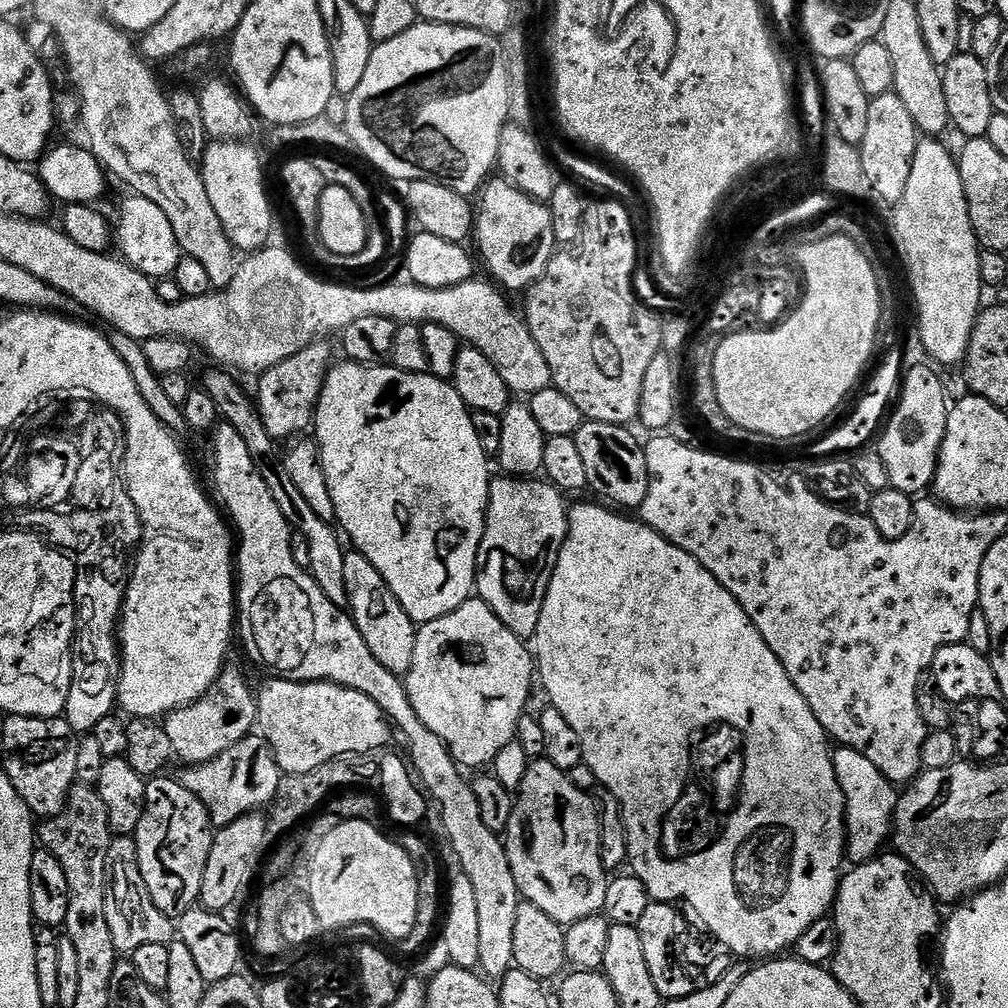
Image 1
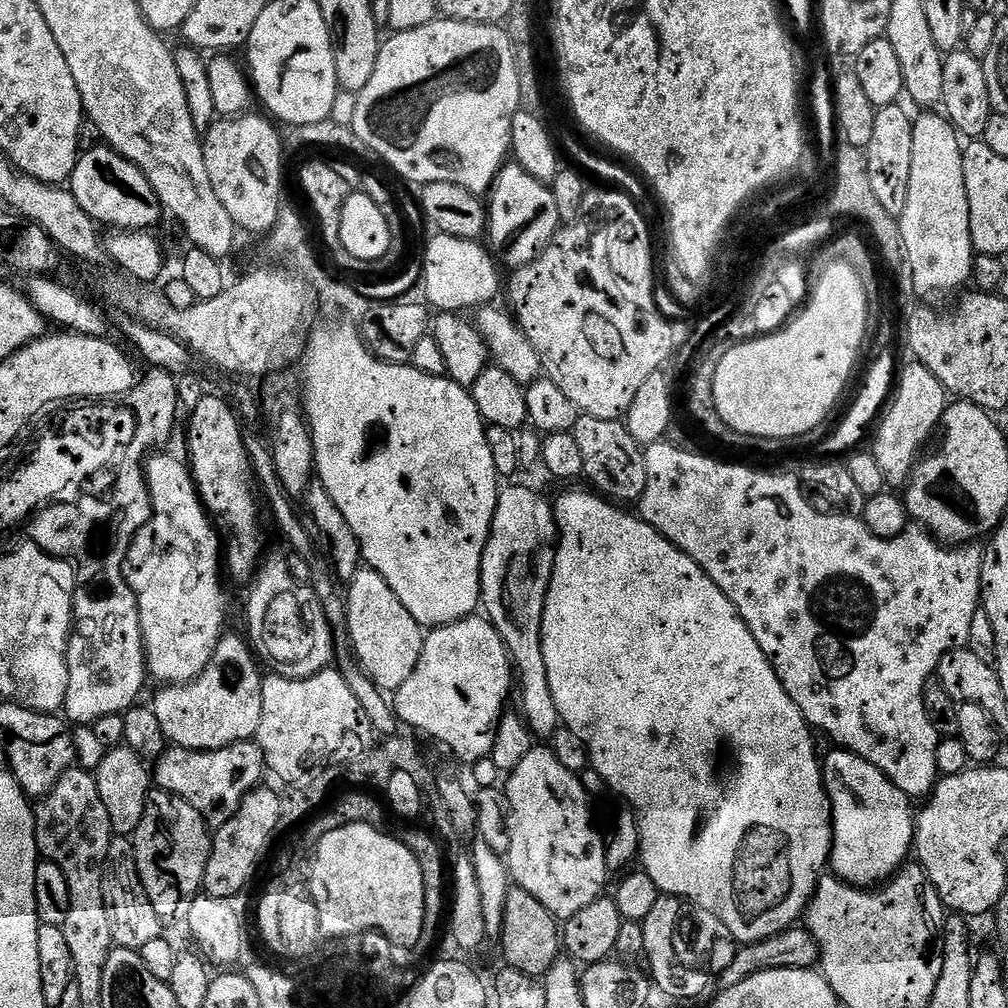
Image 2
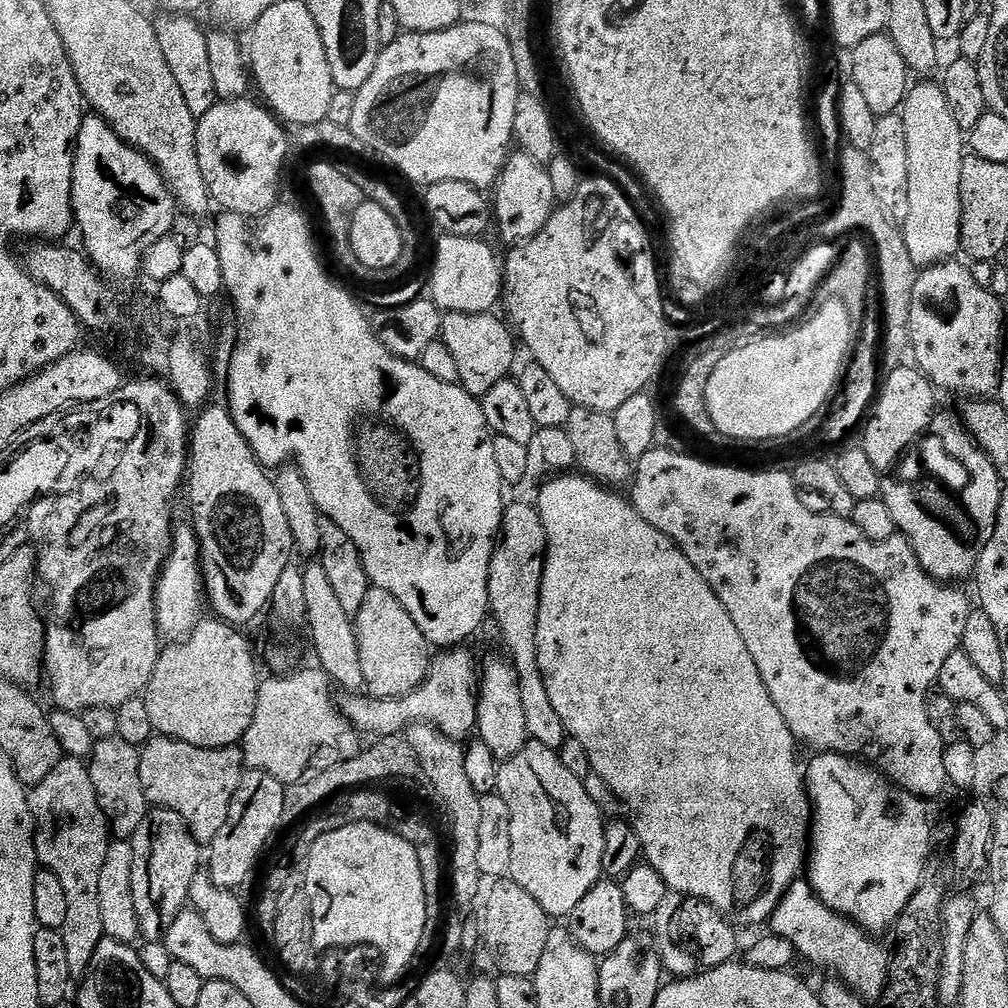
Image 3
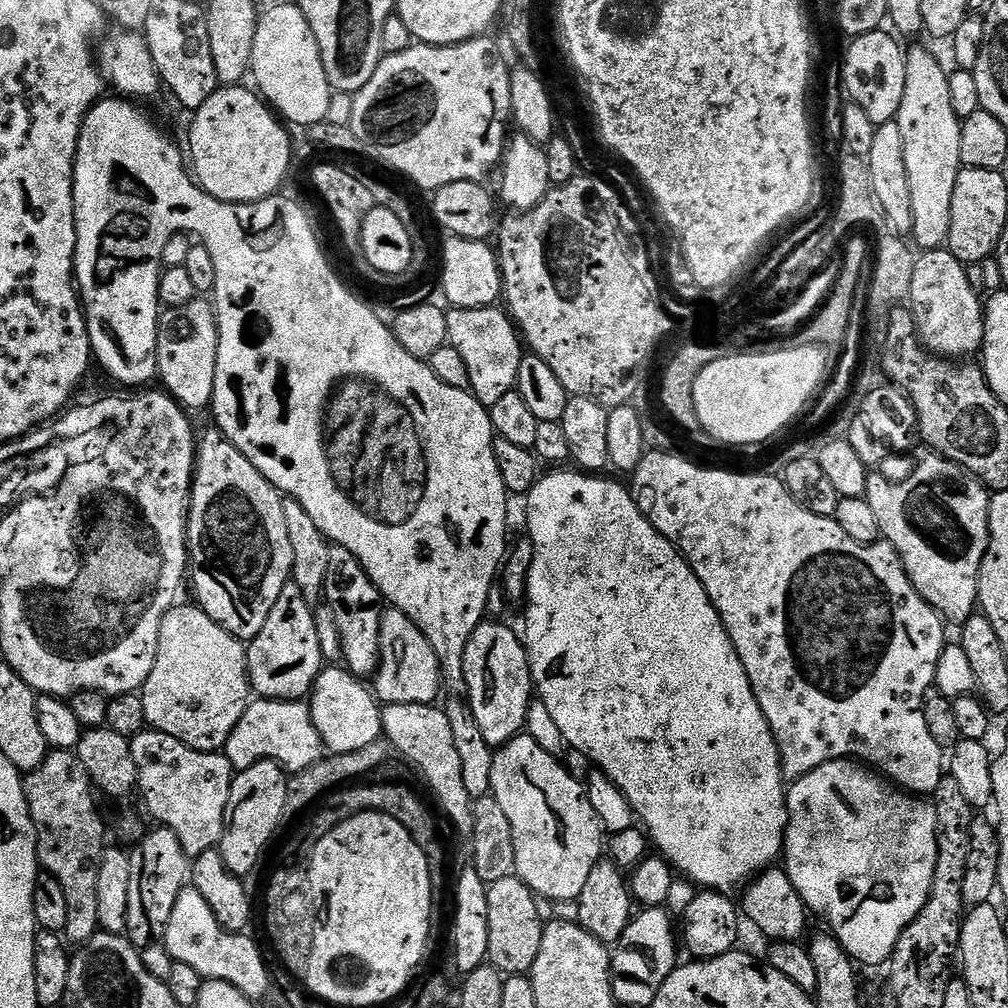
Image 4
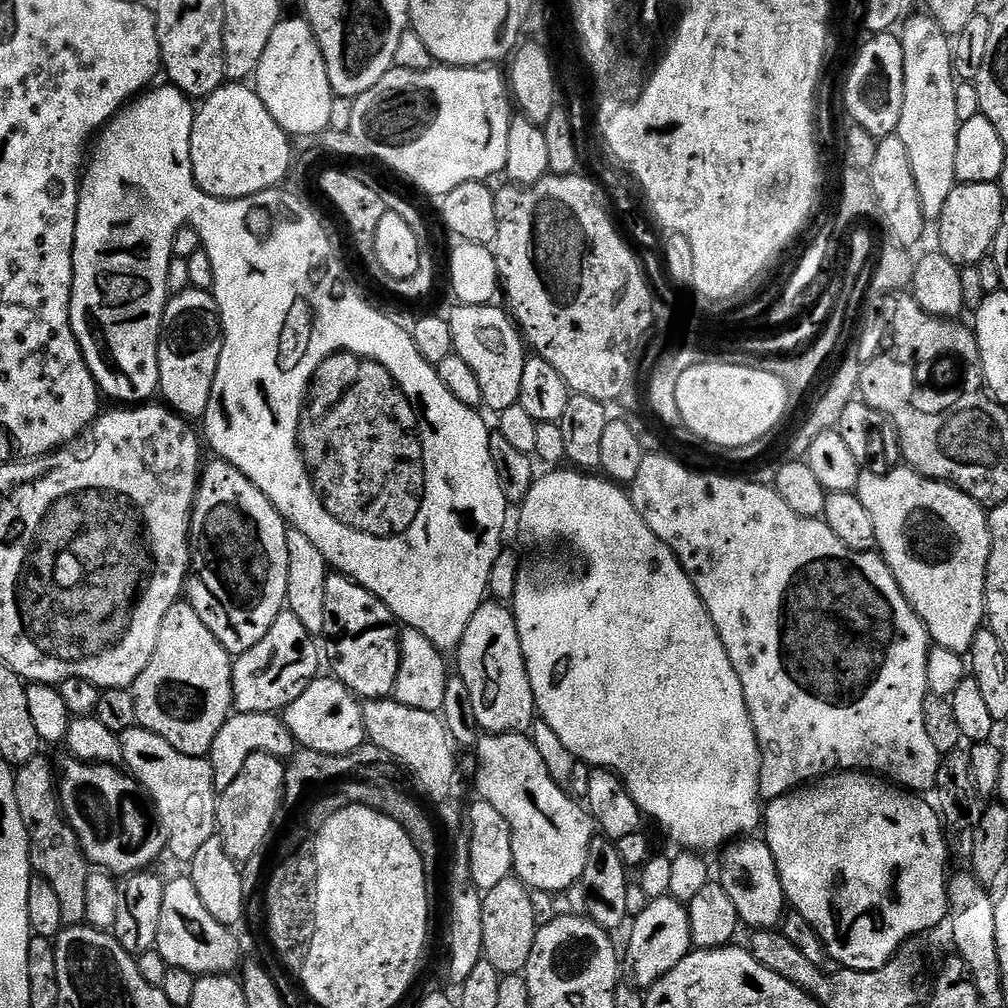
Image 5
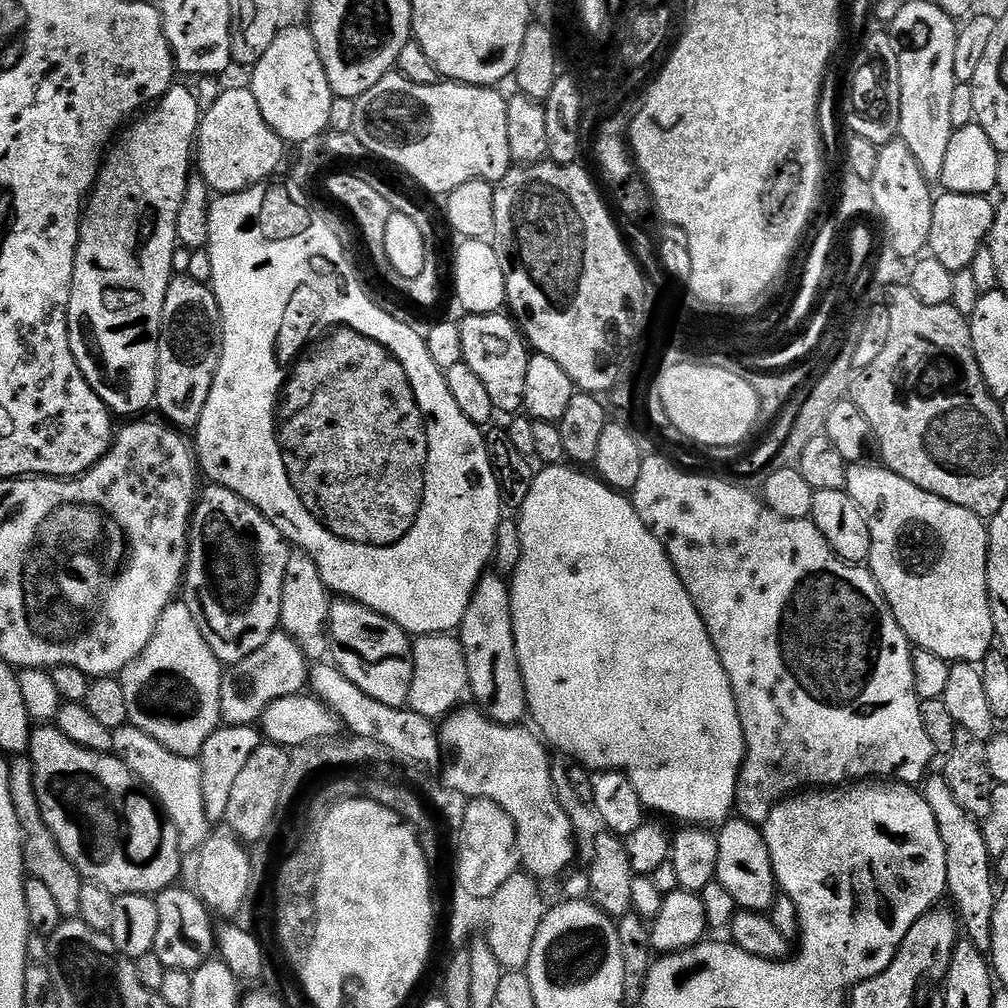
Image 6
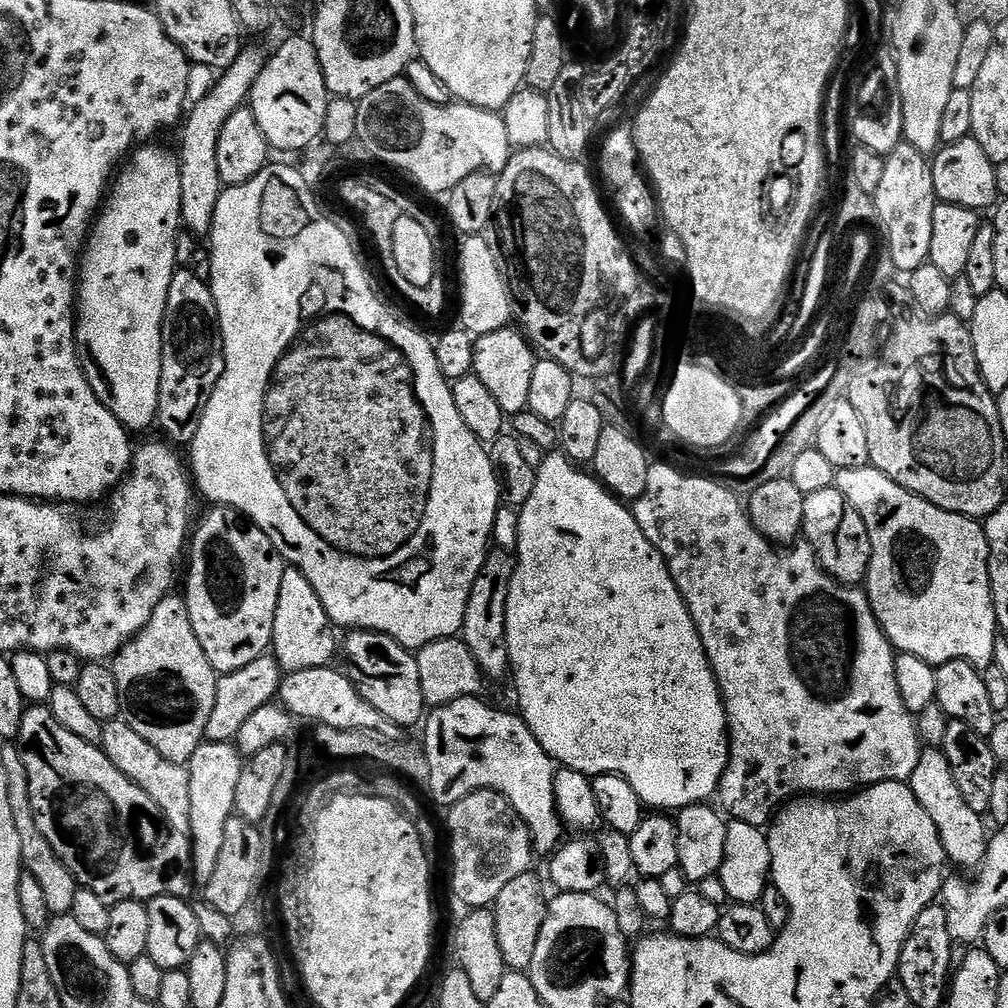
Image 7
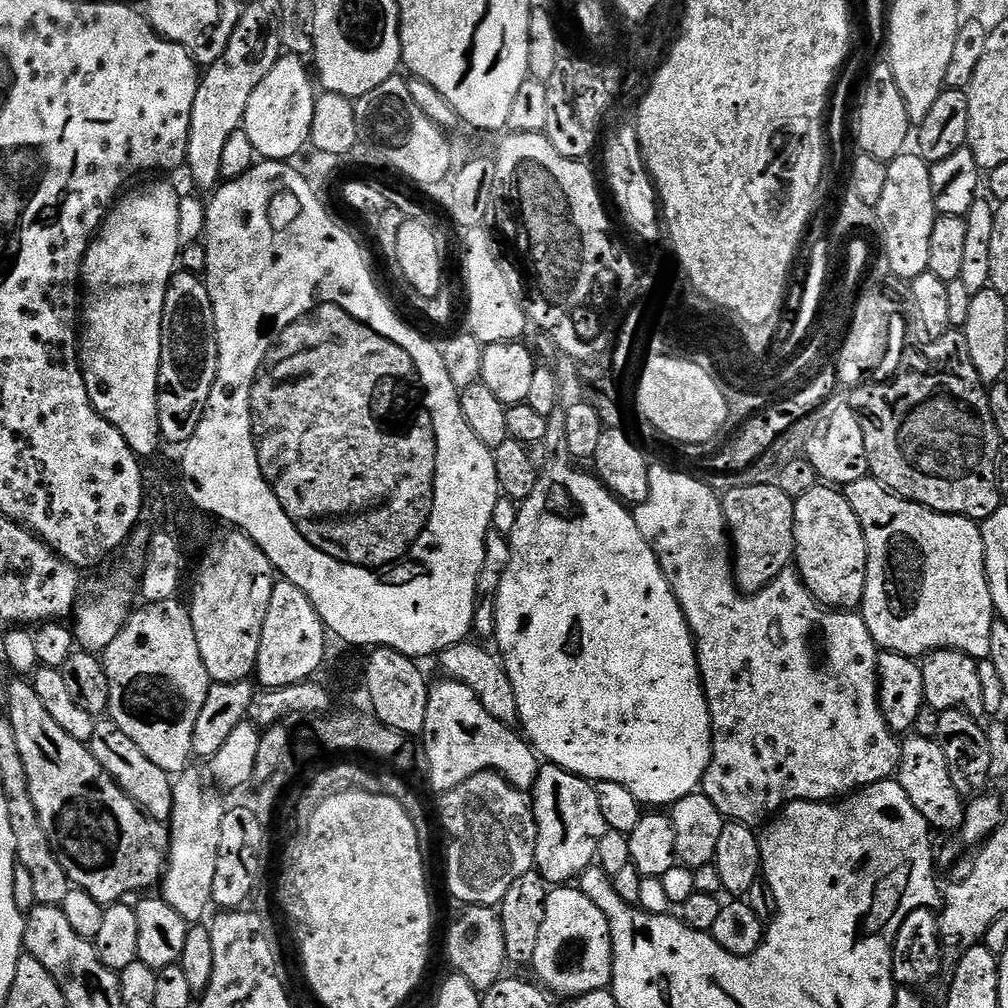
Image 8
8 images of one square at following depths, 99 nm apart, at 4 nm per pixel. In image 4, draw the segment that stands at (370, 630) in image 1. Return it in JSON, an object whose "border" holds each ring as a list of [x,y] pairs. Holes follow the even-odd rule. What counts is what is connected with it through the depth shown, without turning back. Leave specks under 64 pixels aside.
{"border":[[[389,607],[380,631],[380,667],[374,677],[374,695],[381,705],[436,704],[442,692],[440,663],[422,630],[397,608]]]}

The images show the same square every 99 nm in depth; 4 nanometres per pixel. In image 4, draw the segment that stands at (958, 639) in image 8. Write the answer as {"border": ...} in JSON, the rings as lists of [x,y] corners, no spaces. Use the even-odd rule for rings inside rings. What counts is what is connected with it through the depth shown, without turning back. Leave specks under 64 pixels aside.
{"border":[[[927,454],[920,460],[920,465],[905,478],[901,484],[895,484],[892,480],[887,480],[884,476],[869,475],[868,478],[868,495],[866,499],[870,502],[870,510],[874,510],[874,514],[878,517],[880,526],[880,535],[887,543],[894,546],[894,550],[902,558],[902,566],[906,570],[906,574],[910,578],[910,582],[914,586],[914,590],[918,590],[918,594],[922,594],[922,598],[944,617],[945,621],[956,623],[956,626],[963,625],[965,620],[971,618],[977,611],[978,601],[980,598],[980,567],[984,561],[984,555],[988,549],[988,539],[990,538],[990,510],[988,509],[988,501],[990,499],[989,489],[985,488],[979,480],[975,478],[965,479],[964,488],[947,488],[943,484],[943,480],[952,480],[958,475],[956,465],[951,464],[949,460],[945,460],[943,456],[935,454]]]}

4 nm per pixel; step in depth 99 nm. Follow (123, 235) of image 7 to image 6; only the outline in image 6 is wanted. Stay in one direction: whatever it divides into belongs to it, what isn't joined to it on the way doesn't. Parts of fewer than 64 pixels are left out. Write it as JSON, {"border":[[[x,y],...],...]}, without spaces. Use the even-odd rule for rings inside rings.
{"border":[[[173,83],[172,89],[147,113],[149,116],[145,120],[137,119],[115,141],[100,165],[100,175],[96,177],[86,204],[86,215],[80,222],[80,241],[68,307],[70,350],[98,398],[102,398],[109,412],[117,417],[139,417],[147,413],[144,411],[148,407],[153,407],[156,398],[160,315],[166,302],[168,283],[174,275],[172,253],[178,247],[178,210],[184,205],[188,177],[194,168],[194,137],[200,130],[202,115],[202,104],[196,101],[195,94],[186,85],[180,83]],[[92,352],[100,352],[100,364],[104,367],[93,372]]]}

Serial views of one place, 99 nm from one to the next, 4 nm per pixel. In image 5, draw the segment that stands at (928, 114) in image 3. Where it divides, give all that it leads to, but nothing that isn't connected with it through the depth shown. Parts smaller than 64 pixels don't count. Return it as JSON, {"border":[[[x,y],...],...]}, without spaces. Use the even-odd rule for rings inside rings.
{"border":[[[927,14],[909,15],[898,32],[898,42],[904,55],[904,101],[900,115],[898,134],[910,154],[910,167],[914,169],[914,182],[918,182],[918,198],[922,198],[922,214],[925,221],[939,221],[942,206],[950,198],[950,190],[958,183],[955,176],[955,158],[961,120],[958,105],[954,102],[958,77],[952,66],[952,41],[938,26],[938,22]]]}

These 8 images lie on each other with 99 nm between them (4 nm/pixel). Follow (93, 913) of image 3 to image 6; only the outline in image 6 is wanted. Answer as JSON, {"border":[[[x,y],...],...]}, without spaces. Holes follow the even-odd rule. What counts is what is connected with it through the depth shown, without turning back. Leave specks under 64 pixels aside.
{"border":[[[27,755],[15,757],[8,765],[8,773],[10,774],[10,802],[14,802],[14,814],[18,814],[20,830],[24,833],[26,841],[24,866],[27,875],[33,880],[42,882],[51,891],[61,917],[79,917],[78,905],[82,886],[86,881],[83,876],[78,874],[75,866],[62,854],[62,850],[56,844],[54,834],[50,834],[50,830],[42,818],[40,803],[36,801],[31,760],[28,759]]]}

